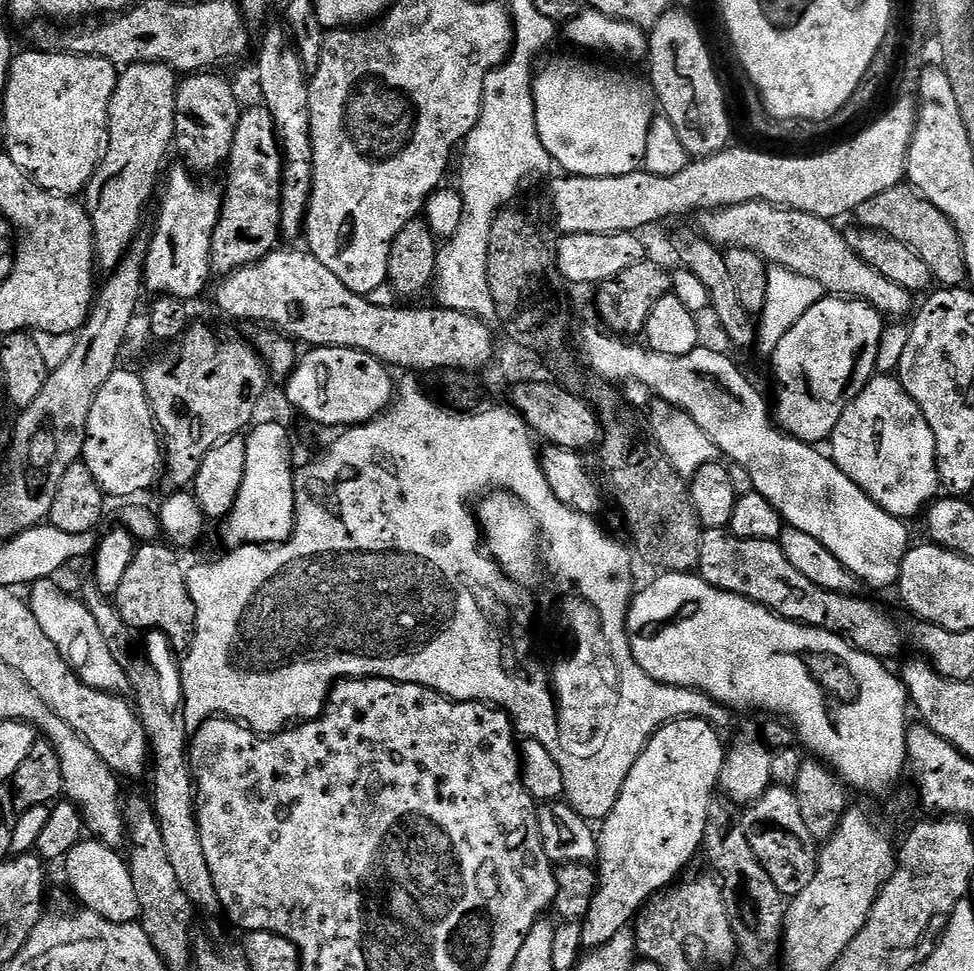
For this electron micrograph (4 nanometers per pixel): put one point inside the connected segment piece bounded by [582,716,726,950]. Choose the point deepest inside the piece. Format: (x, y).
(659, 822)

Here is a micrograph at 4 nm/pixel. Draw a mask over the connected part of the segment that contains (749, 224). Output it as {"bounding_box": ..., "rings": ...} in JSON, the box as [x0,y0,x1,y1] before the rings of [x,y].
{"bounding_box":[699,200,913,318],"rings":[[[763,200],[714,208],[703,213],[699,220],[699,231],[713,244],[757,252],[769,265],[789,268],[794,270],[794,274],[814,278],[825,293],[865,300],[888,318],[904,318],[908,311],[913,311],[913,293],[890,282],[890,278],[882,278],[878,270],[858,258],[858,254],[850,250],[844,232],[836,229],[833,221],[823,220],[814,214],[794,212],[791,208],[777,208],[775,204],[766,204]]]}

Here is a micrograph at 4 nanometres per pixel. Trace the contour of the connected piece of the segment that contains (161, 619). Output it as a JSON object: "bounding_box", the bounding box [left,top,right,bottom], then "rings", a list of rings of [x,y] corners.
{"bounding_box":[114,542,196,650],"rings":[[[144,542],[137,547],[130,570],[126,570],[122,586],[118,586],[114,603],[132,628],[162,632],[177,649],[187,650],[192,644],[192,635],[196,633],[196,611],[188,593],[186,568],[171,552],[173,549],[162,543]]]}

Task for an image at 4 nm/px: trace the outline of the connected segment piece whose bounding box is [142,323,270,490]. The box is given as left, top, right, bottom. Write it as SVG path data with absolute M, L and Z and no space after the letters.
M193 323L187 327L174 342L167 345L168 348L161 354L157 360L152 360L148 364L148 369L142 372L142 379L144 381L144 389L146 390L146 398L148 404L152 407L152 418L156 422L159 435L162 437L162 464L166 469L166 480L168 476L169 489L184 490L195 481L198 474L198 466L202 466L202 458L206 458L206 454L218 442L222 442L226 438L243 433L245 429L253 423L254 418L252 415L256 412L256 407L260 404L260 399L264 396L264 391L267 390L268 384L270 385L270 377L267 368L264 367L263 360L251 347L248 348L240 340L223 340L222 337L216 336L216 332L212 328L207 328L204 324Z

